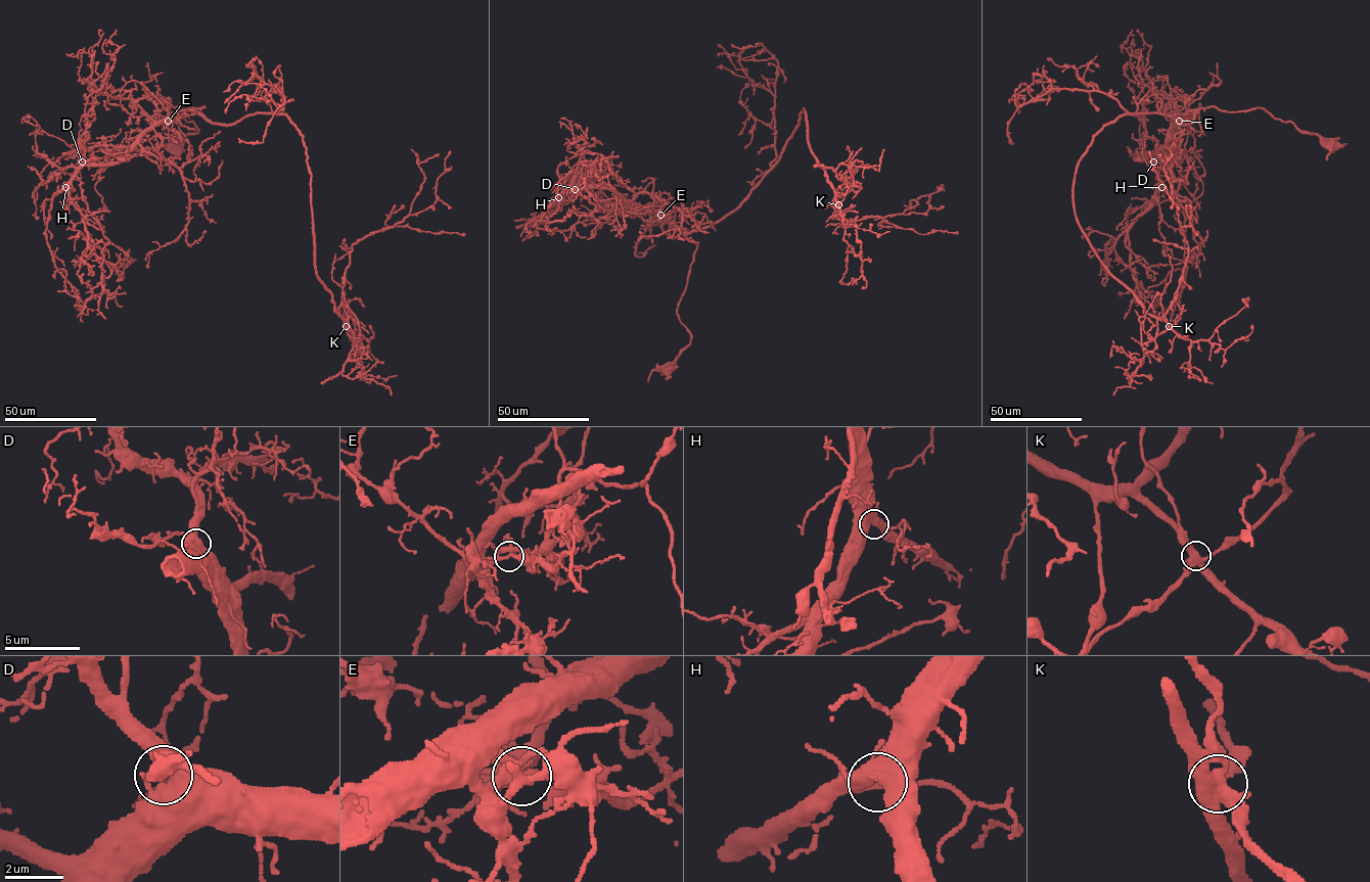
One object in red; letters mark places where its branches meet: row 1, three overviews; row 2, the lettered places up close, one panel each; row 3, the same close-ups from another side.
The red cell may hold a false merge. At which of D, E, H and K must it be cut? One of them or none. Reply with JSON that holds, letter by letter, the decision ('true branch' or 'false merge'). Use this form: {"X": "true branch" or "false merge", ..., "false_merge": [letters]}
{"D": "true branch", "E": "true branch", "H": "true branch", "K": "false merge", "false_merge": ["K"]}

